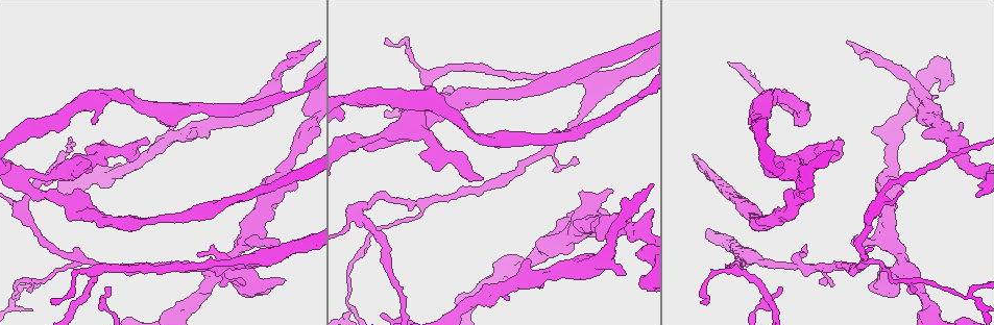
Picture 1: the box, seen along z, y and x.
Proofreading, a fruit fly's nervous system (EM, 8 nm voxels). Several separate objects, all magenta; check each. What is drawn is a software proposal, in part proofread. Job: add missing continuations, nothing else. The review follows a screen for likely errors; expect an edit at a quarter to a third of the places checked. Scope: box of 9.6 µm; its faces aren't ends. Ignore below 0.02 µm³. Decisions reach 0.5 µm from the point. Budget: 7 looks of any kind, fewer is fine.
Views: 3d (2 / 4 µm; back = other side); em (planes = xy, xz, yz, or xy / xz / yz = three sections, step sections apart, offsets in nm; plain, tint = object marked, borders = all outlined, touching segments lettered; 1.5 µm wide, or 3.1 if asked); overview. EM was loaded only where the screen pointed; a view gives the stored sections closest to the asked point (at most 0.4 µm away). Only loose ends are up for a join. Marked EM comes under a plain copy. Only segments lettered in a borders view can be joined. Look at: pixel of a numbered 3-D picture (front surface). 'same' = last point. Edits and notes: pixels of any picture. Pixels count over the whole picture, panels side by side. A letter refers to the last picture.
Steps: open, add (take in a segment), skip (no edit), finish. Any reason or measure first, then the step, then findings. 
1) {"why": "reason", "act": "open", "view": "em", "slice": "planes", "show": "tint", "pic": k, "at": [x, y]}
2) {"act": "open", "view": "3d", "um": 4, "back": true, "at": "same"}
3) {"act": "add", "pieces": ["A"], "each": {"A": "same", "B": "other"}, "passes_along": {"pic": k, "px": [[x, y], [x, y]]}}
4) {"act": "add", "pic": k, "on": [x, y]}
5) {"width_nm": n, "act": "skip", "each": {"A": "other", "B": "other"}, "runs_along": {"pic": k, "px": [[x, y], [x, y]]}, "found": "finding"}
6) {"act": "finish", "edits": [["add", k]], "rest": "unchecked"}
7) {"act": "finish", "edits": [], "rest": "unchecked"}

{"why": "thick end", "act": "open", "view": "3d", "um": 2, "back": true, "pic": 1, "at": [284, 281]}

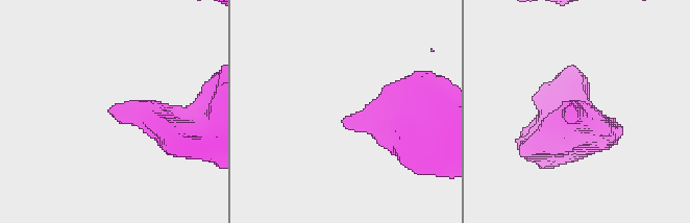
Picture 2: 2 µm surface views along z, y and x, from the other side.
{"why": "need the tissue", "act": "open", "view": "em", "slice": "xy", "step": 8, "show": "borders", "pic": 2, "at": [110, 108]}

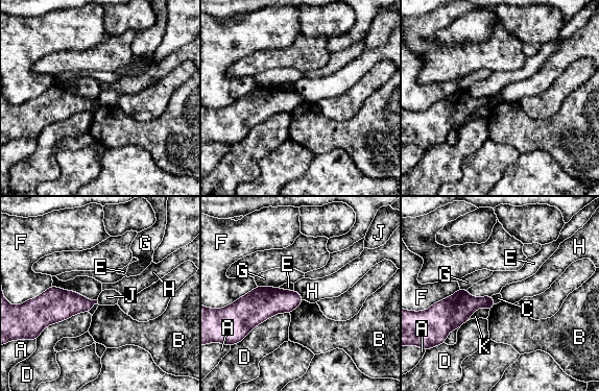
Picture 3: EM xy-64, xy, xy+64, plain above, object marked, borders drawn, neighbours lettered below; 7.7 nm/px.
{"why": "cut it another way", "act": "open", "view": "em", "slice": "planes", "show": "borders", "at": "same"}

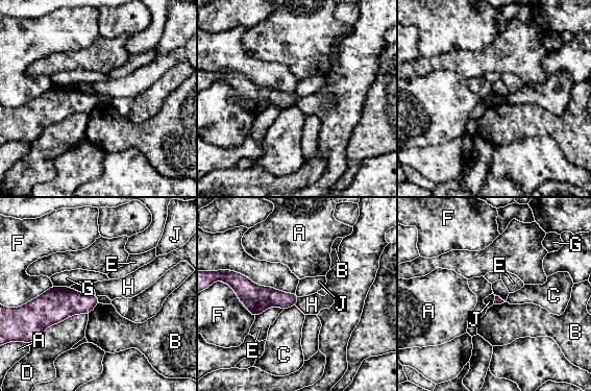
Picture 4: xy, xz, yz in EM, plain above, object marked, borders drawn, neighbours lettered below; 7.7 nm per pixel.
{"act": "skip", "each": {"A": "other", "B": "other", "C": "other", "D": "other", "E": "other", "F": "other", "G": "other", "H": "other", "J": "other"}, "border": {"pic": 4, "px": [[495, 294], [505, 301]]}, "found": "no lettered segment goes on from it"}

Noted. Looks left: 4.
{"why": "long arm stops here", "act": "open", "view": "em", "slice": "planes", "show": "borders", "pic": 1, "at": [976, 194]}

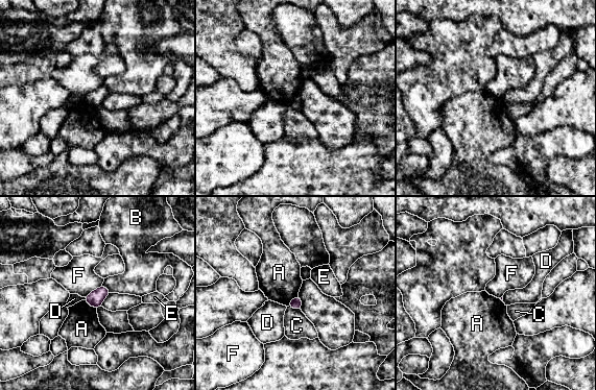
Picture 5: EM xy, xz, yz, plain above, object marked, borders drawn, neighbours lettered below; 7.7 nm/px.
{"act": "skip", "each": {"A": "other", "B": "other", "C": "other", "D": "other", "E": "other", "F": "other"}, "found": "no lettered segment goes on from it"}

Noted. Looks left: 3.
{"why": "an open end", "act": "open", "view": "3d", "um": 2, "back": true, "pic": 1, "at": [839, 141]}

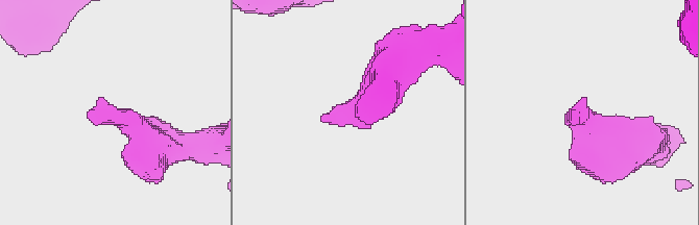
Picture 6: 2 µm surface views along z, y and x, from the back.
{"act": "open", "view": "em", "slice": "xy", "step": 8, "show": "borders", "pic": 6, "at": [323, 118]}

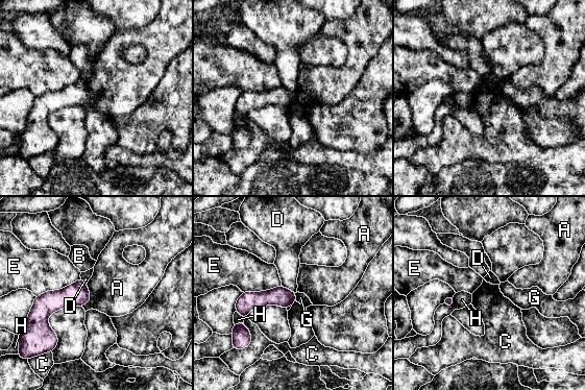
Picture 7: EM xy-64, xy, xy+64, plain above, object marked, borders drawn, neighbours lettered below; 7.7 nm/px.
{"act": "skip", "each": {"A": "other", "B": "other", "C": "other", "D": "other", "E": "other", "G": "other", "H": "other"}, "runs_along": {"pic": 7, "px": [[80, 282], [44, 313], [50, 341]]}, "found": "no lettered segment goes on from it"}

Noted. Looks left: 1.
{"act": "finish", "edits": [], "rest": "unchecked"}

